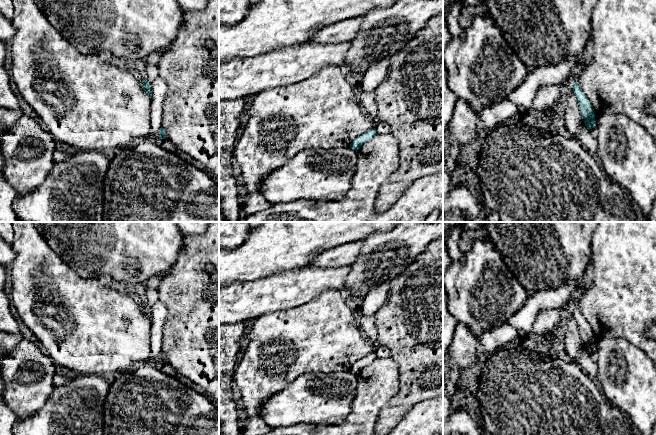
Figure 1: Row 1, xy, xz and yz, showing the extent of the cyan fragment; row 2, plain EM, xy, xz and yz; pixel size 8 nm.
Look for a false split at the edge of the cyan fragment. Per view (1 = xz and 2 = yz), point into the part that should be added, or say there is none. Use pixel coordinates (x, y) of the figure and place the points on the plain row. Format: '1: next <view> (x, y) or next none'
1: next none
2: next none

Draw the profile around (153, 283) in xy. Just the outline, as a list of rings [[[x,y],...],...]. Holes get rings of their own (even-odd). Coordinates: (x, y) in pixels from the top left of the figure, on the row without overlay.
[[[154,276],[152,278],[150,278],[149,280],[147,280],[144,284],[146,287],[146,290],[148,289],[154,289],[157,290],[160,284],[162,276]]]

